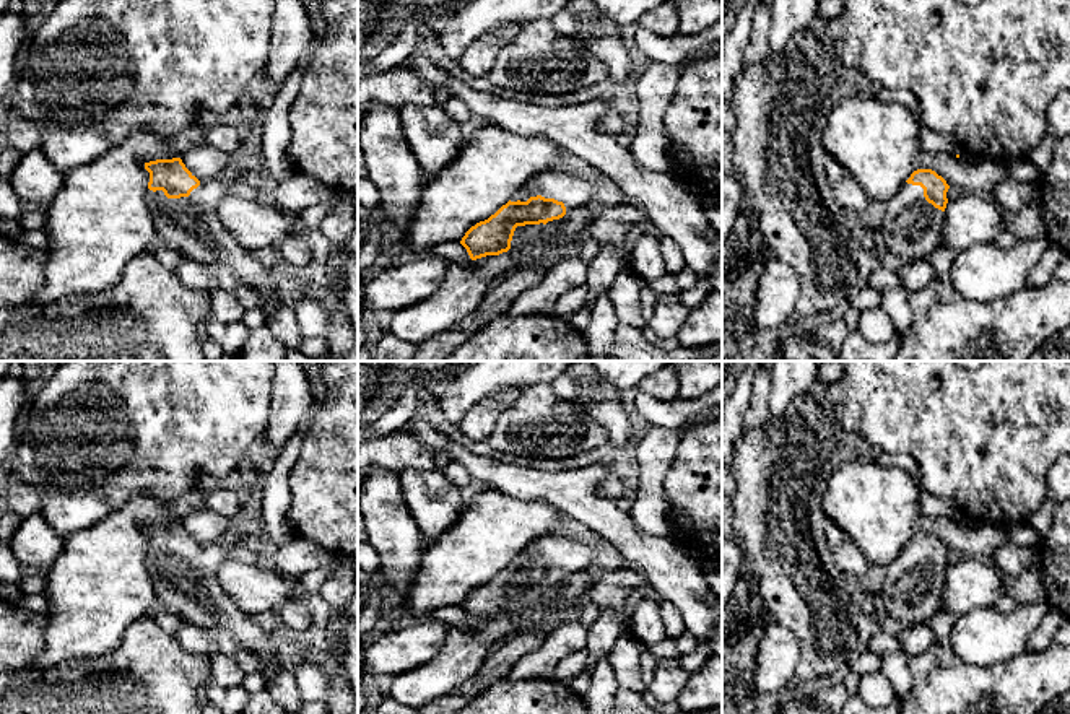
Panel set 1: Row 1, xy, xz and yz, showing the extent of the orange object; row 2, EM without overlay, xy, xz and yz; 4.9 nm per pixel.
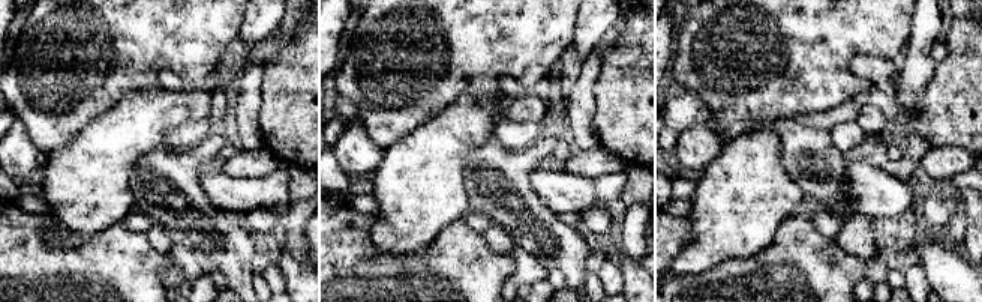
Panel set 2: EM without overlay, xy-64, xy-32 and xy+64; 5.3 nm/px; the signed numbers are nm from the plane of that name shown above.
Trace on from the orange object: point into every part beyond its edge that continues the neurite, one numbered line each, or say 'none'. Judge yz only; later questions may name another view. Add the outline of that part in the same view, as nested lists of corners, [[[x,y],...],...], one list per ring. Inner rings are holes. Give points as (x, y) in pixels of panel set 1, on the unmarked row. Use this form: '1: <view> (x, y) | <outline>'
1: yz (911, 591) | [[[904,546],[886,566],[880,589],[888,616],[909,628],[927,625],[942,610],[945,576],[935,573],[924,561],[920,550]]]

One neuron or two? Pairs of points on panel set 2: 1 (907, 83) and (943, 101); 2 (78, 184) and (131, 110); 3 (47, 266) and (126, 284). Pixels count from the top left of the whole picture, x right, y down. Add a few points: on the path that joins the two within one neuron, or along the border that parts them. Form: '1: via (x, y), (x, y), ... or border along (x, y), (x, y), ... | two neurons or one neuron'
1: border along (937, 65), (927, 86), (925, 104), (921, 111) | two neurons
2: via (95, 166), (102, 154), (128, 128) | one neuron
3: via (66, 268), (84, 271), (93, 278), (107, 278) | one neuron

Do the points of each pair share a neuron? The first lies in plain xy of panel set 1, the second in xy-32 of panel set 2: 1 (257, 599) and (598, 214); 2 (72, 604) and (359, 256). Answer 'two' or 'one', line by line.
1: two
2: two

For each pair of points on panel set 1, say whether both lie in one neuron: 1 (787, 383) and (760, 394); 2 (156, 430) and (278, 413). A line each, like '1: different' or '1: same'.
1: different
2: different

